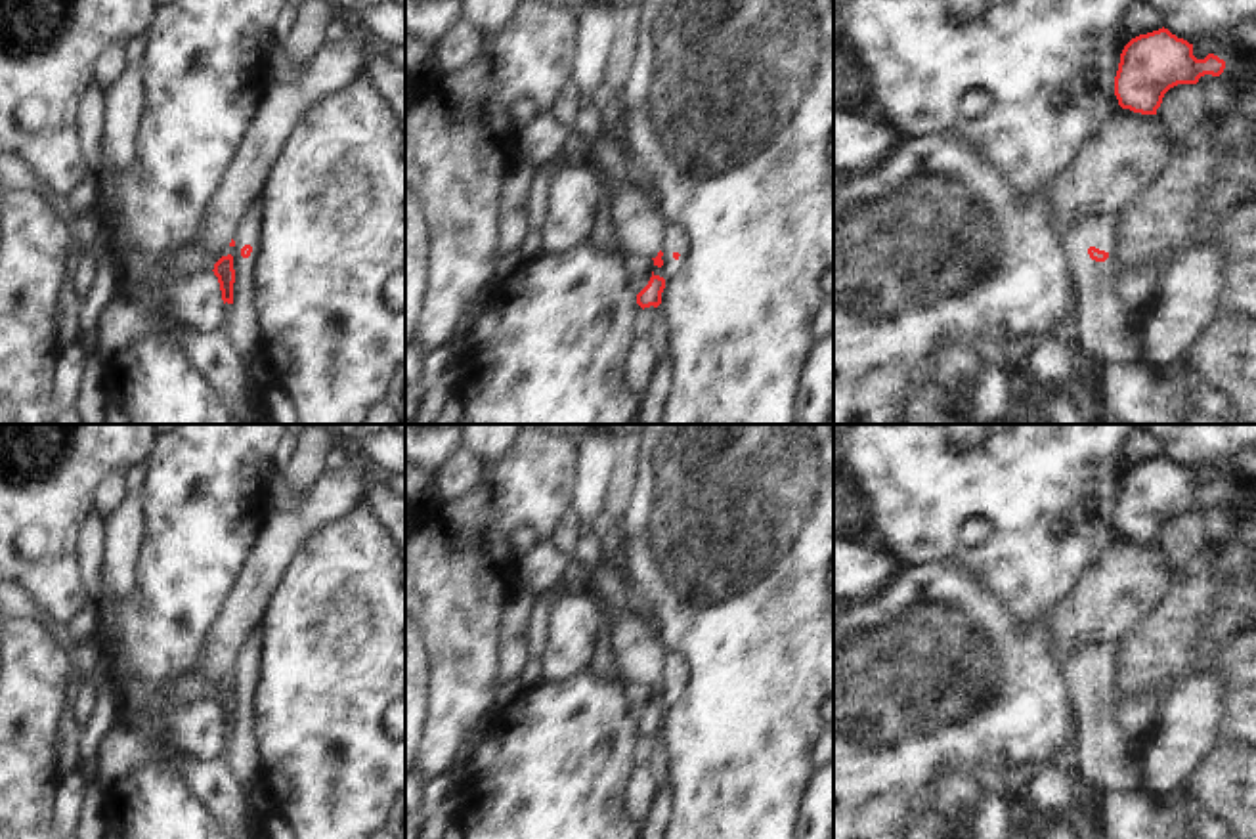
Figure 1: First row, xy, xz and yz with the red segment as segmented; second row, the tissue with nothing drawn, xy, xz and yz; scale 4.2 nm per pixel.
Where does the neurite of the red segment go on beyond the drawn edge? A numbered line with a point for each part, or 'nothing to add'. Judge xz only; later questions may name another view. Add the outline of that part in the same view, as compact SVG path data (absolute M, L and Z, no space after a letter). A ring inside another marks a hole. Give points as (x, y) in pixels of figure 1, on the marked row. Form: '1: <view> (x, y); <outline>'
nothing to add

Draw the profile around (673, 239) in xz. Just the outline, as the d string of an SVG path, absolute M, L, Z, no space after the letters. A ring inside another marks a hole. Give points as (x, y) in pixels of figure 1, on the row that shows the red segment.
M667 224L661 235L661 252L663 266L660 277L667 283L688 256L688 239L679 224Z

